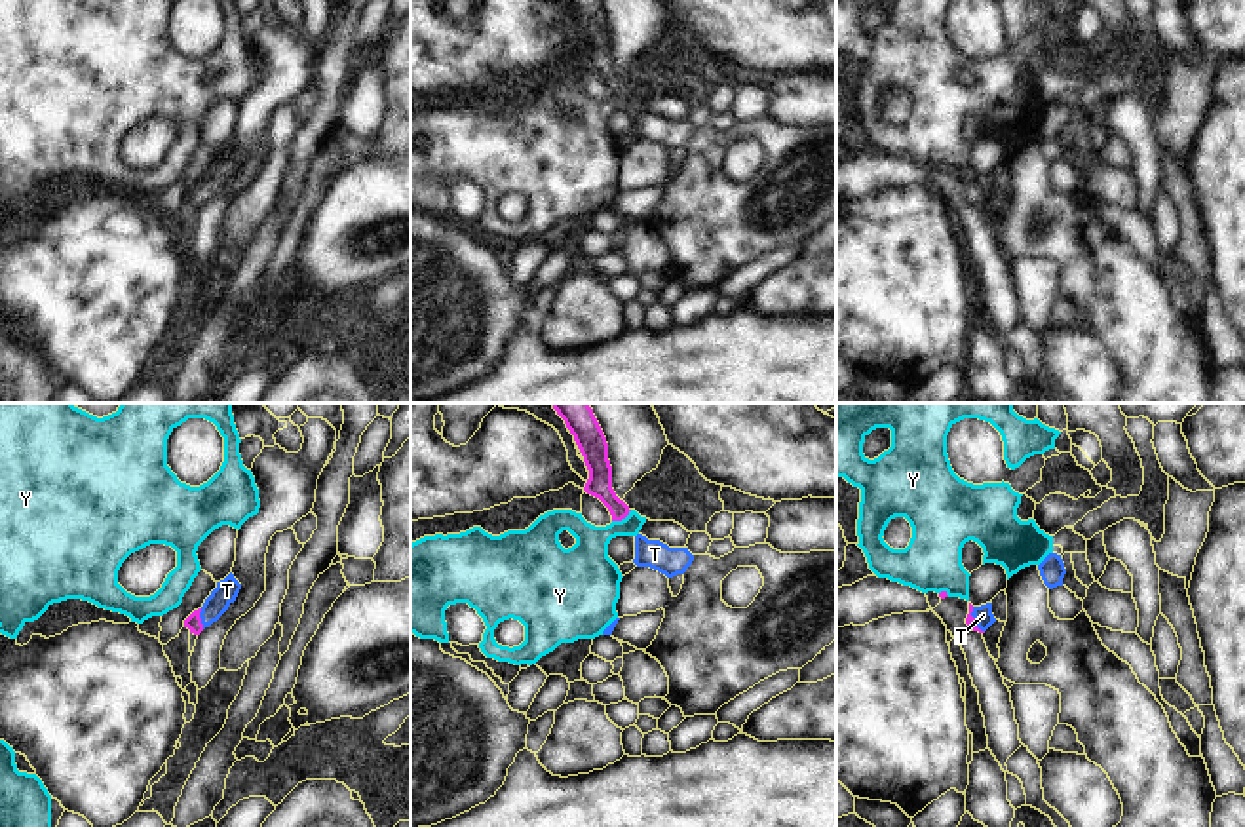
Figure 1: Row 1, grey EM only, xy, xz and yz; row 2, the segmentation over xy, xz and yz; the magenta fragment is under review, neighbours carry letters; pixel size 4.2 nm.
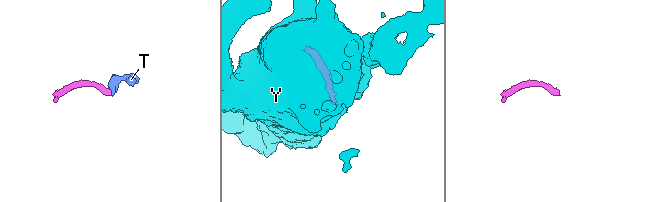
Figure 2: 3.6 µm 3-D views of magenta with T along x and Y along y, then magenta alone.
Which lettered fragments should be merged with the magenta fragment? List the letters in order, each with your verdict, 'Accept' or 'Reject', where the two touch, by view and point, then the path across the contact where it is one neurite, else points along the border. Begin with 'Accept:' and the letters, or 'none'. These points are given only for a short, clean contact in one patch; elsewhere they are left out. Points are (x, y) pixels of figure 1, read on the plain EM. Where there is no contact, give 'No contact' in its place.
Accept: T
T: Accept. Touches magenta at xy (200, 192). Path across: xy (192, 196), (200, 192), (227, 164)
Y: Reject. Touches magenta at xz (622, 92). Boundary: xz (632, 84), (612, 96)

